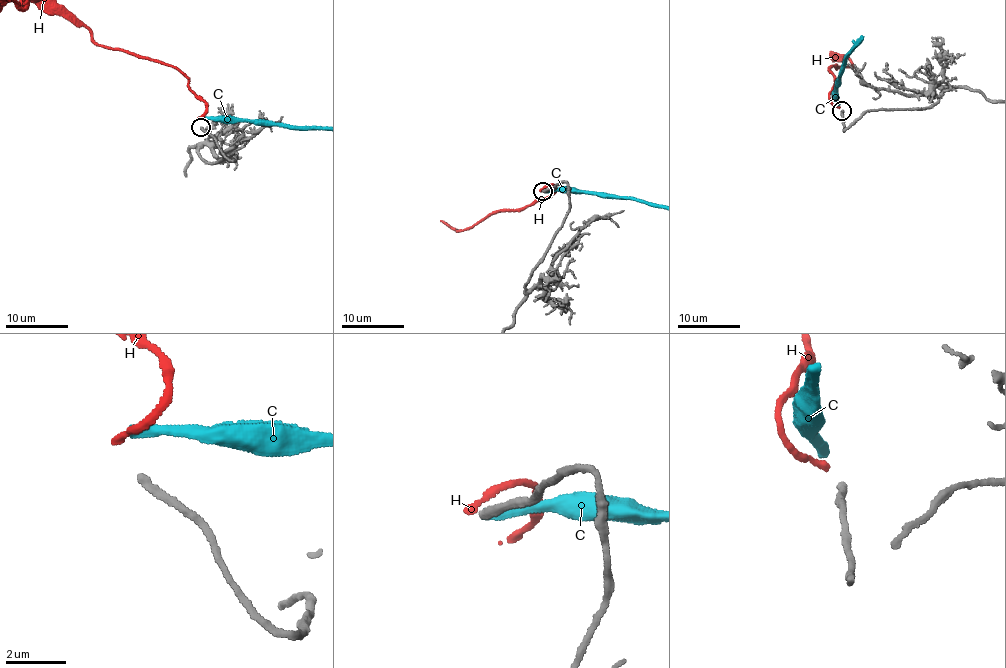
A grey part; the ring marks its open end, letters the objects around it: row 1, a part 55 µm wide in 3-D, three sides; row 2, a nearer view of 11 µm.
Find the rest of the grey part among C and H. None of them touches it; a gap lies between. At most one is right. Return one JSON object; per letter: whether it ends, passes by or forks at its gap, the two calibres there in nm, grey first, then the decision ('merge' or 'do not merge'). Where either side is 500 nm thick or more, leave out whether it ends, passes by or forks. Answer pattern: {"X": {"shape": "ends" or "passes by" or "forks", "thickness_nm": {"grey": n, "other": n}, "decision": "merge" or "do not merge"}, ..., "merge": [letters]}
{"C": {"shape": "ends", "thickness_nm": {"grey": 280, "other": 400}, "decision": "do not merge"}, "H": {"shape": "ends", "thickness_nm": {"grey": 280, "other": 240}, "decision": "merge"}, "merge": ["H"]}

